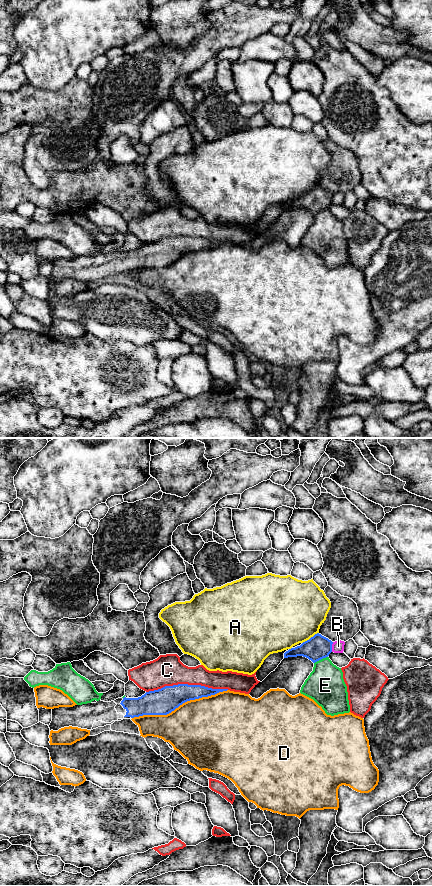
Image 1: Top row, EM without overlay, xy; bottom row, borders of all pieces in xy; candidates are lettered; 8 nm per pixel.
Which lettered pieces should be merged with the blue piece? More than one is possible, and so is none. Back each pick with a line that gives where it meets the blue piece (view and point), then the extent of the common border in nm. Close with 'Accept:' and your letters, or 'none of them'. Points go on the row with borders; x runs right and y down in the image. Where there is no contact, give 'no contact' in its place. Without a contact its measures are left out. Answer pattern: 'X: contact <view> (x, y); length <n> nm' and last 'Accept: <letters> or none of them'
Accept: none of them

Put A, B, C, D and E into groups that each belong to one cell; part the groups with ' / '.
A / B / C / D / E

